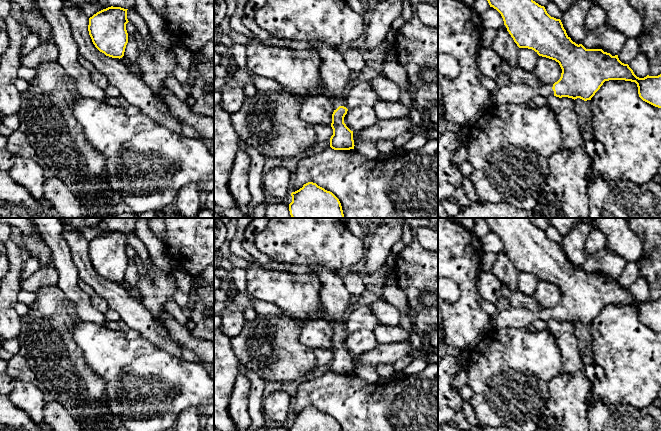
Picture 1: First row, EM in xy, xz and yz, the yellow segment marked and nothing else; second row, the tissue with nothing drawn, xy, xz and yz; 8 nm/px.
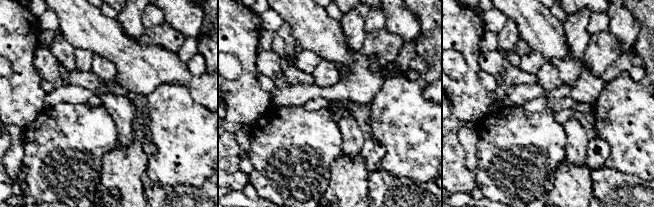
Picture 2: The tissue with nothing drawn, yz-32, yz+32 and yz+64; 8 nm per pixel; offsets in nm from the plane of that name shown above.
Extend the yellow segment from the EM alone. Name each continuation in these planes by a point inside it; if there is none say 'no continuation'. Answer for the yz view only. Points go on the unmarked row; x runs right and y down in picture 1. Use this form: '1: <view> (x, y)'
1: yz (513, 317)

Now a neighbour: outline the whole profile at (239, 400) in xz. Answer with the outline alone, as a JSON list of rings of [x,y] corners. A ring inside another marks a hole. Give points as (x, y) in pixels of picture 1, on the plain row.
[[[240,372],[235,380],[229,400],[229,413],[236,426],[236,431],[247,431],[252,424],[248,407],[251,382]]]

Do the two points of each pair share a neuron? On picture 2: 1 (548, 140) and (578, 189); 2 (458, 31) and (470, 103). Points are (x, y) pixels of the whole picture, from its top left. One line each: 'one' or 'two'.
1: two
2: one

